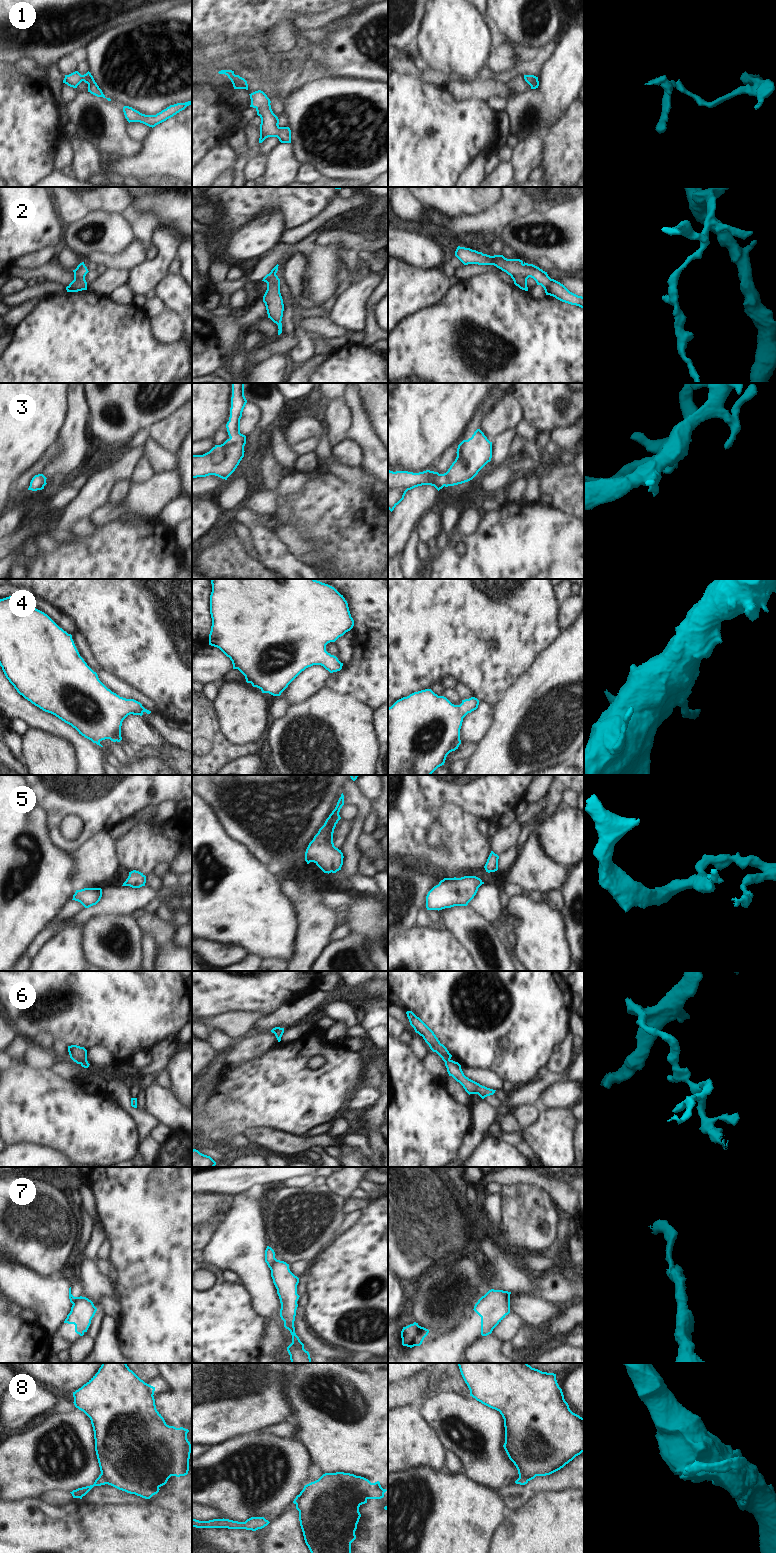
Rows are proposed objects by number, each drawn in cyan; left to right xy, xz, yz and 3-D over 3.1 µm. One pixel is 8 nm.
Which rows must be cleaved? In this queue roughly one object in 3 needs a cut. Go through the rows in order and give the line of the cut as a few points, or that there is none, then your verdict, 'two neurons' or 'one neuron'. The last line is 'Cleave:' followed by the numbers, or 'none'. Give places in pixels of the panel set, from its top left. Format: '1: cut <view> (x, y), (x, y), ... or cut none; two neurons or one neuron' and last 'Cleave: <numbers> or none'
1: cut none; one neuron
2: cut none; one neuron
3: cut none; one neuron
4: cut none; one neuron
5: cut none; one neuron
6: cut none; one neuron
7: cut xz (276, 1259), (270, 1268); two neurons
8: cut xy (101, 1473), (107, 1483); two neurons
Cleave: 7, 8

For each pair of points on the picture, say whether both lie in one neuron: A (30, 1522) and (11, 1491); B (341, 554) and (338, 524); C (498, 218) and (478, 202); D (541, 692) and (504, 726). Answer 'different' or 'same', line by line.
A: different
B: same
C: different
D: same

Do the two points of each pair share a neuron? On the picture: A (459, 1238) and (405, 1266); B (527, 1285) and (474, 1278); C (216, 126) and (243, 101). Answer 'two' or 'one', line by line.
A: one
B: two
C: two

